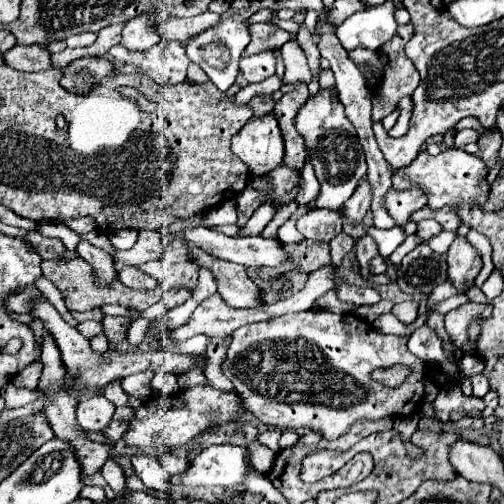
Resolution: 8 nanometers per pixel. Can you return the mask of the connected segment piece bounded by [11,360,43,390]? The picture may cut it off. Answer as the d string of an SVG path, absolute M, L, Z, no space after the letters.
M35 360L35 362L31 362L27 368L23 368L23 372L21 374L17 374L11 382L15 384L15 386L19 386L19 388L29 388L29 390L33 390L33 388L37 388L37 382L39 382L39 376L41 376L41 362L39 360Z

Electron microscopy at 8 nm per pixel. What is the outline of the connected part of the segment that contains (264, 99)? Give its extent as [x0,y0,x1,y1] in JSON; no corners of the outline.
[247,96,275,118]

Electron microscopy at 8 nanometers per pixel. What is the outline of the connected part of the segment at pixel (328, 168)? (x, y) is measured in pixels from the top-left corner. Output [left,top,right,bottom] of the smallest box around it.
[295,88,367,212]

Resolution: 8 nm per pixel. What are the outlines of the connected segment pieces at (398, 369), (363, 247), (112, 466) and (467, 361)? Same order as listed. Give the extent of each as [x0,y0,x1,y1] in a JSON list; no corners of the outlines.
[[372,365,409,388],[357,234,379,278],[101,459,126,498],[459,354,484,378]]

